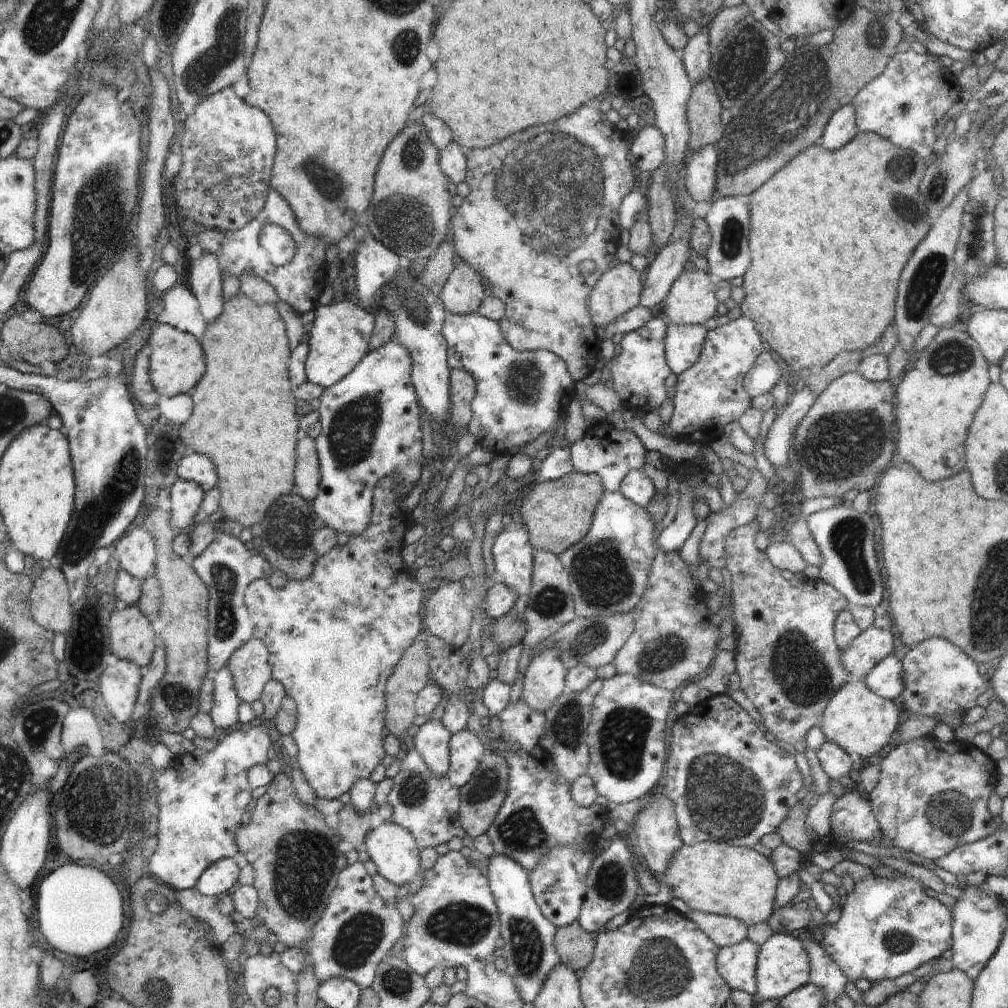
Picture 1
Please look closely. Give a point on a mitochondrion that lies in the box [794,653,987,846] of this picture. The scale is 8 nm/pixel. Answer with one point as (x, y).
(950, 814)

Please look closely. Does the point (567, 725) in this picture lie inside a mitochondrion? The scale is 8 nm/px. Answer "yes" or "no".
yes

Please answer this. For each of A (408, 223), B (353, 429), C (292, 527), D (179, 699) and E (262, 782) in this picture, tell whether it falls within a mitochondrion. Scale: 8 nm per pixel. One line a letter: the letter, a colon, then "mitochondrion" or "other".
A: mitochondrion
B: mitochondrion
C: mitochondrion
D: mitochondrion
E: other

